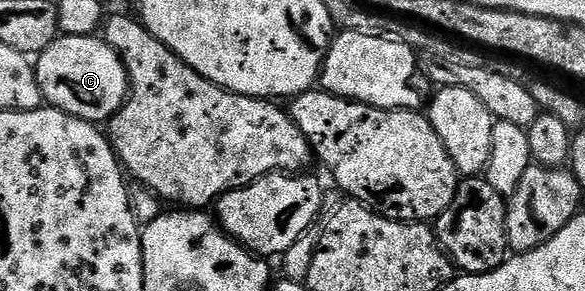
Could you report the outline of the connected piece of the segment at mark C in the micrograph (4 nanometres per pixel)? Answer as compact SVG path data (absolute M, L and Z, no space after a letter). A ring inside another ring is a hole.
M61 35L36 56L35 70L42 100L65 115L79 117L82 123L108 124L113 115L121 111L121 106L129 97L129 74L119 53L110 43L106 43L104 38L97 35Z

